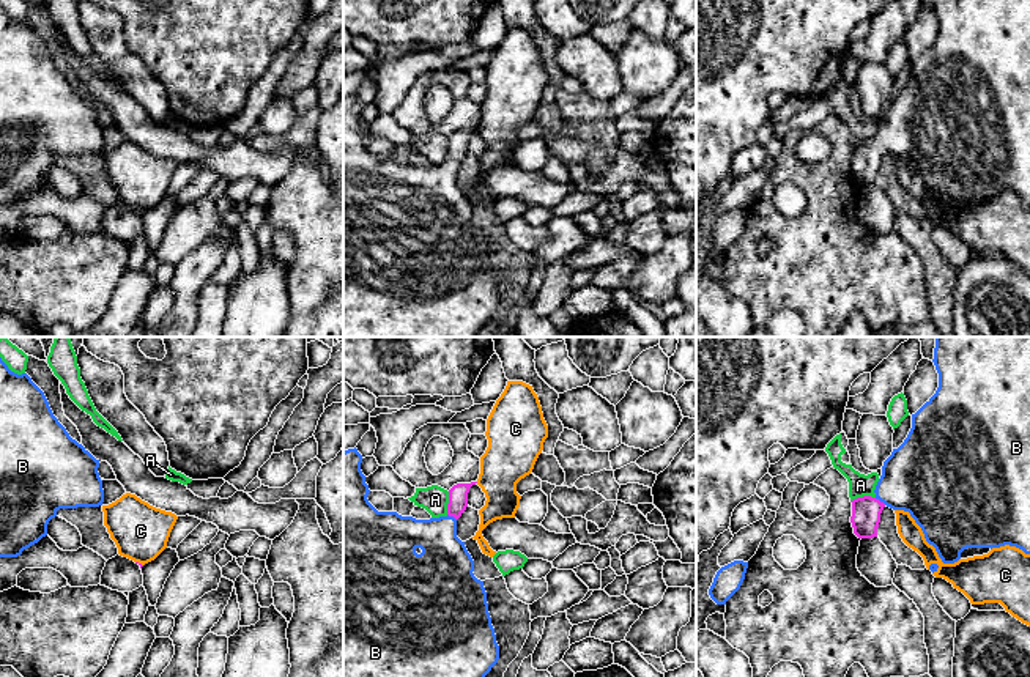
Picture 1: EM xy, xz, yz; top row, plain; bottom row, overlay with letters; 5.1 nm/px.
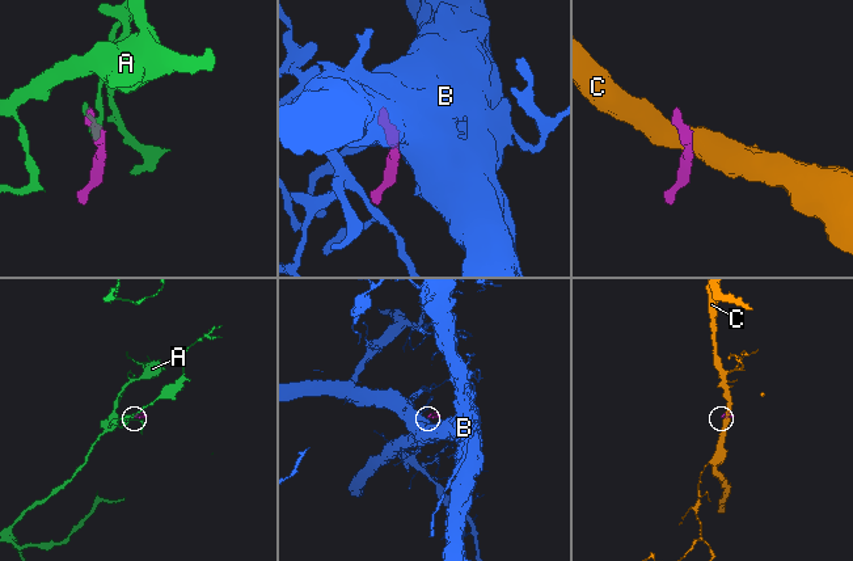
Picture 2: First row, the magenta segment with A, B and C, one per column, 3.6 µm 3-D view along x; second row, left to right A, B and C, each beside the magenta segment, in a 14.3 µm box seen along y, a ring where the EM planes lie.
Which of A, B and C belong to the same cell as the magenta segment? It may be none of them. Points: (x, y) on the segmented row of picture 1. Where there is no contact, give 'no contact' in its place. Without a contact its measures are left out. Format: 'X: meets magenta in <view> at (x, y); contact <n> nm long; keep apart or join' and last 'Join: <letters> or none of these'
A: meets magenta in yz at (863, 496); contact 130 nm long; keep apart
B: meets magenta in yz at (879, 501); contact 70 nm long; join
C: meets magenta in xy at (137, 562); contact 50 nm long; keep apart
Join: B

